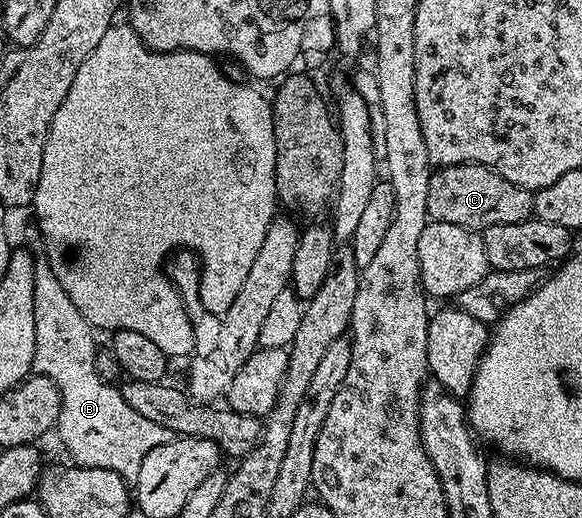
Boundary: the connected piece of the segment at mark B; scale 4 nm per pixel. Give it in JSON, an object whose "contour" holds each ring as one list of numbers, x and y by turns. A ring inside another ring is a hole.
{"contour":[[34,255,34,346,35,375,46,375,58,387,62,398,56,424,56,436,70,454,69,462,79,467,99,467,116,473,127,481,137,479,140,465,156,445,167,443,172,434,161,425,136,413,113,382,102,379,94,367,95,328,72,305,64,285,56,281,48,257]]}

